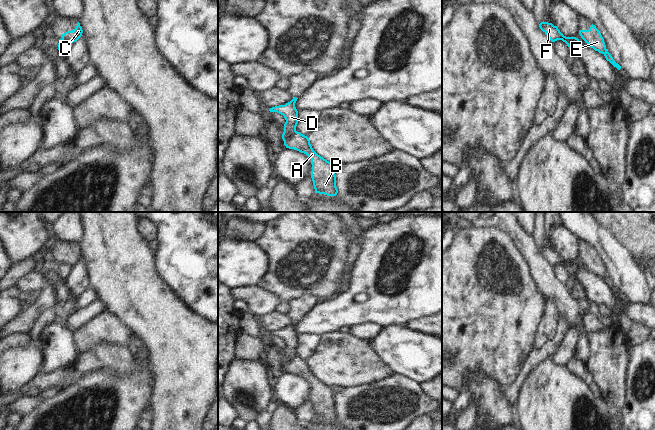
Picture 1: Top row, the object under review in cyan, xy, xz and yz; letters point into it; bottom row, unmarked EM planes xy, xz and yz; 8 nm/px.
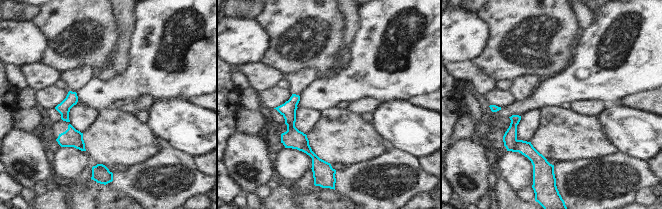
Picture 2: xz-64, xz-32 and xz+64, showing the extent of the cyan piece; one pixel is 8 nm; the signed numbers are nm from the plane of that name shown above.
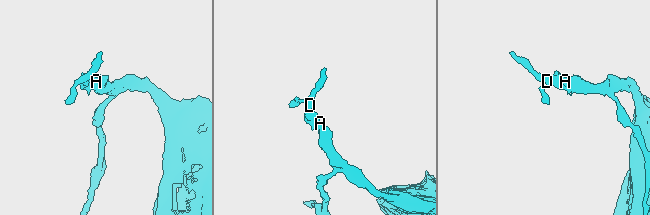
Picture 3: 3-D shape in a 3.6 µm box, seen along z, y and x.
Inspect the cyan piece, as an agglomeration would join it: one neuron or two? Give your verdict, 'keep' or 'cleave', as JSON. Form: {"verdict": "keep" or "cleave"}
{"verdict": "cleave"}

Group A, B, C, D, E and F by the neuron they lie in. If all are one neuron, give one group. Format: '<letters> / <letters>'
A B C E / D F

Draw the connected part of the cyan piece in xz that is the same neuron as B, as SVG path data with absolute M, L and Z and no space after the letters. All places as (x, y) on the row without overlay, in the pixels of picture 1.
M296 355L294 359L284 365L284 369L286 372L306 378L311 383L311 402L315 417L325 418L327 420L337 419L338 413L336 411L335 393L329 385L313 374L307 360Z

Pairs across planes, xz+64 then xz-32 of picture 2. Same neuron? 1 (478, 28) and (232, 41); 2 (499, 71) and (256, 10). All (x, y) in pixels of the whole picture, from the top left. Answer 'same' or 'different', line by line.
1: same
2: different

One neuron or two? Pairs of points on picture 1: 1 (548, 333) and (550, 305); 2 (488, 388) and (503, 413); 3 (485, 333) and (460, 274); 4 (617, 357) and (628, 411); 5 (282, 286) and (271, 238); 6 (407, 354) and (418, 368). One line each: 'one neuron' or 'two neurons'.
1: one neuron
2: one neuron
3: one neuron
4: two neurons
5: one neuron
6: one neuron

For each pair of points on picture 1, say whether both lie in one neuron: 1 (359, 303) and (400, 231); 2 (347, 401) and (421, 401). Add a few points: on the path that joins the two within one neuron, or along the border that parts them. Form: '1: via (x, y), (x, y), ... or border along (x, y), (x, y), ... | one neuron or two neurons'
1: via (373, 285), (380, 256), (386, 249) | one neuron
2: via (365, 401), (403, 400) | one neuron

